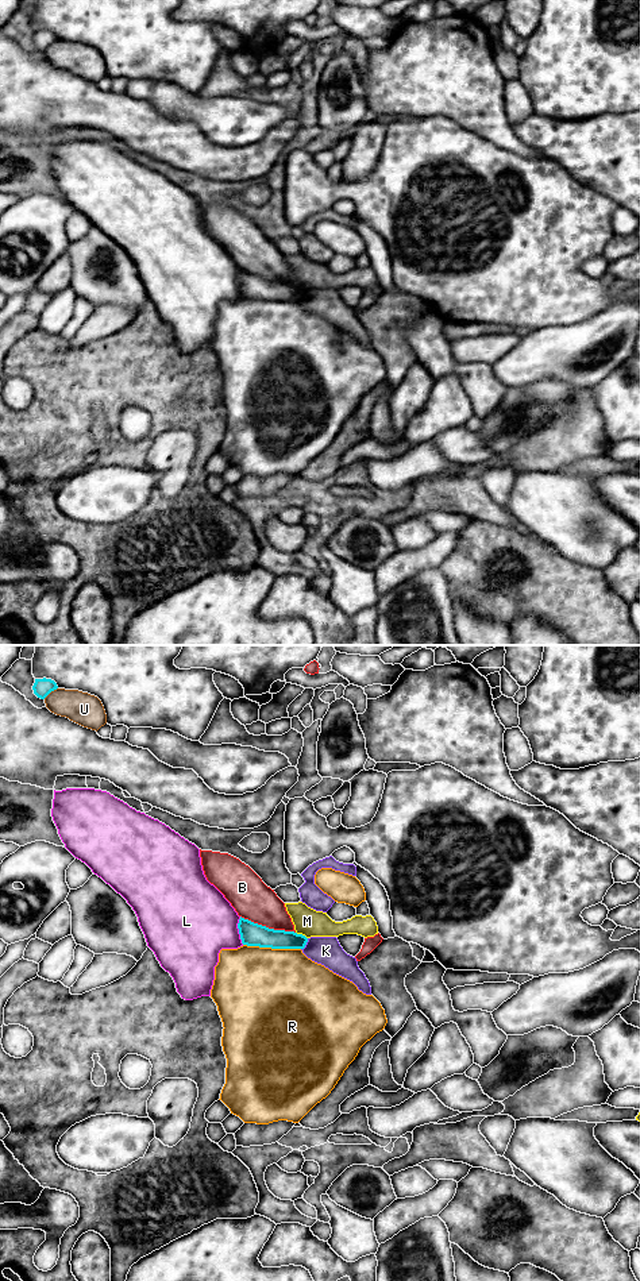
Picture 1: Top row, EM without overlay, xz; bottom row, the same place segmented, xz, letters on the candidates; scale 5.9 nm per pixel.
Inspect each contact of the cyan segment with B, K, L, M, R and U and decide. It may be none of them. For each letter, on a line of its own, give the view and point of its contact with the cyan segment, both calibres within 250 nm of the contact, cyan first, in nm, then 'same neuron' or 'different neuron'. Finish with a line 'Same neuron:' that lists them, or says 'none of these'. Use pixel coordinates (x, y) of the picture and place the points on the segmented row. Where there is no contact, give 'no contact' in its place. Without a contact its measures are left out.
B: contact xz (268, 928); calibres 140 and 240 nm; different neuron
K: contact xz (305, 944); calibres 120 and 170 nm; different neuron
L: contact xz (239, 930); calibres 140 and 420 nm; different neuron
M: contact xz (301, 934); calibres 130 and 160 nm; different neuron
R: contact xz (272, 948); calibres 140 and 500 nm; different neuron
U: contact xz (50, 691); calibres 110 and 190 nm; different neuron
Same neuron: none of these

